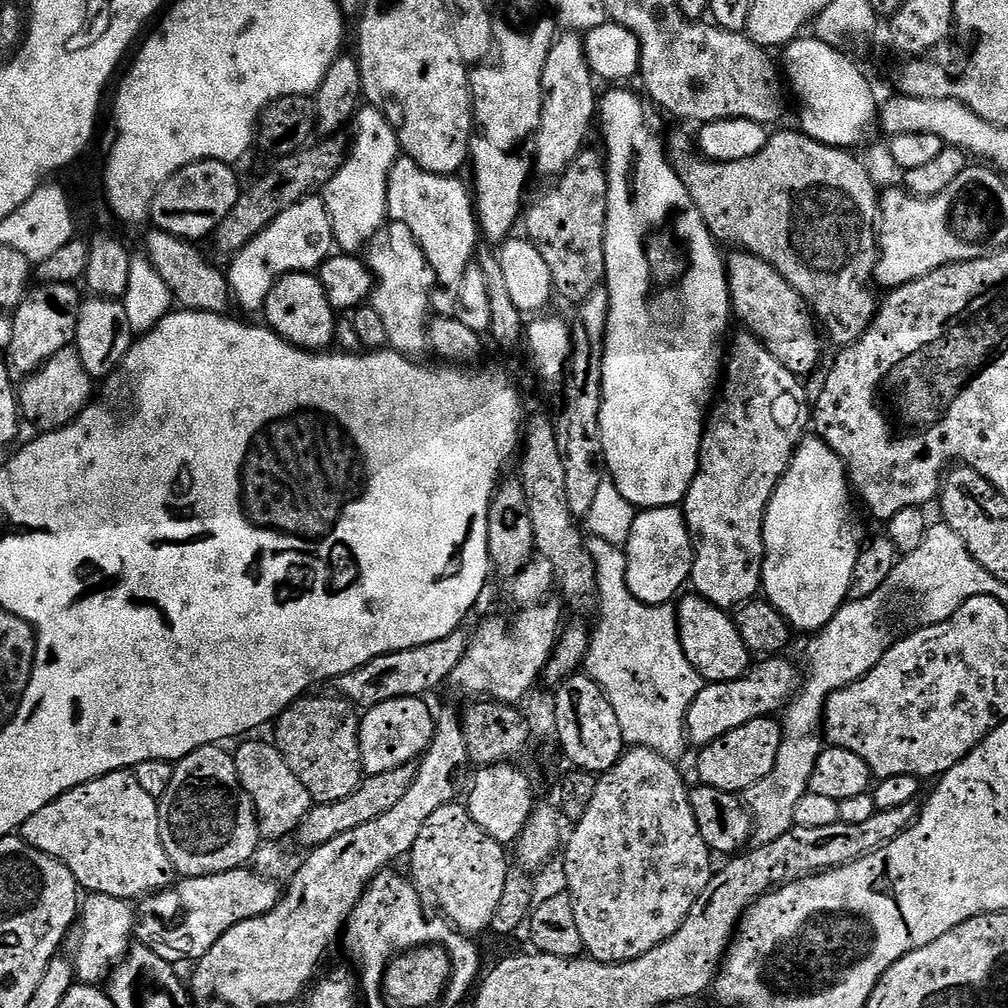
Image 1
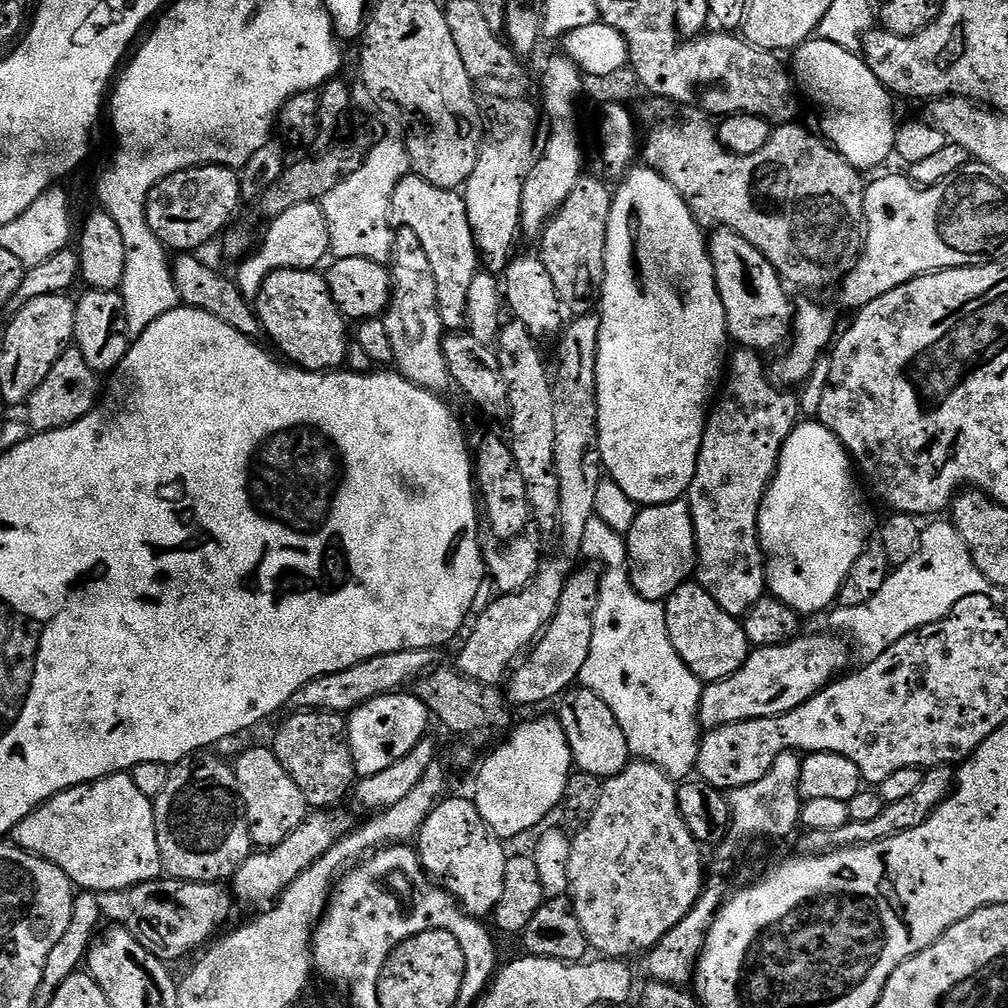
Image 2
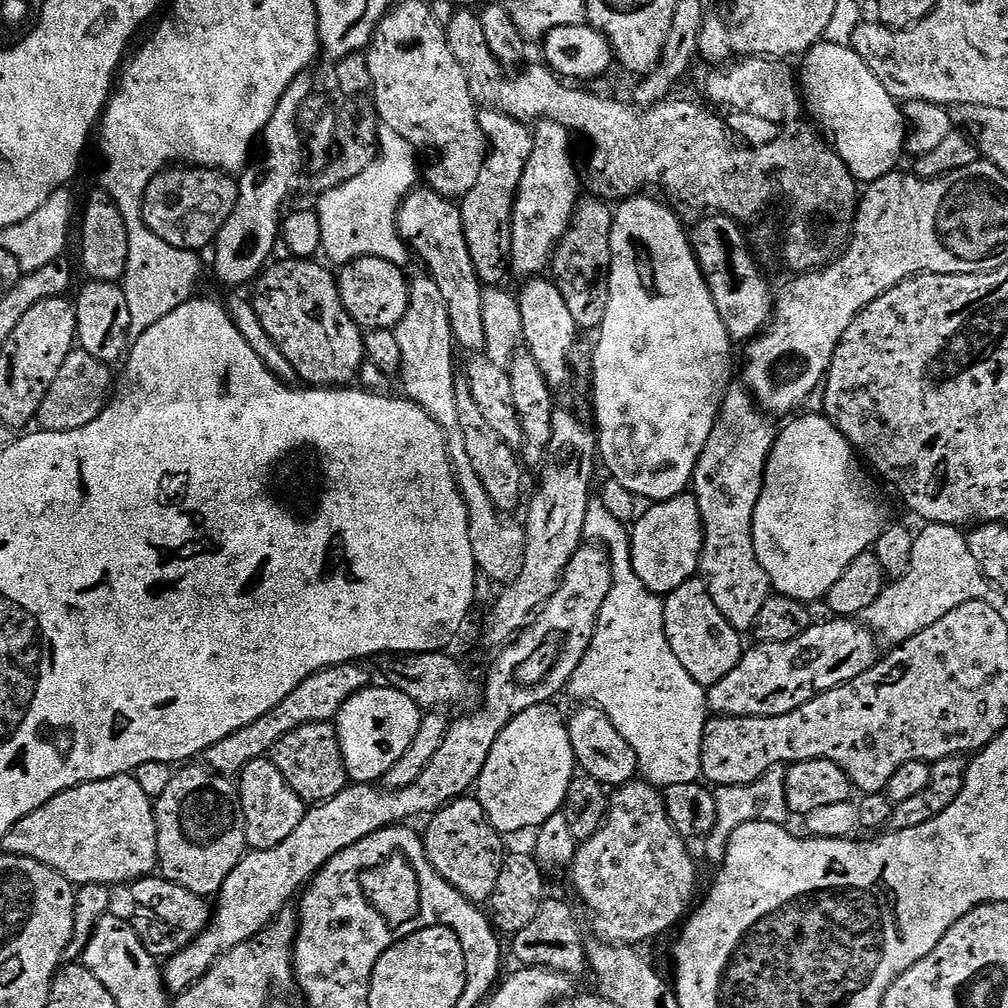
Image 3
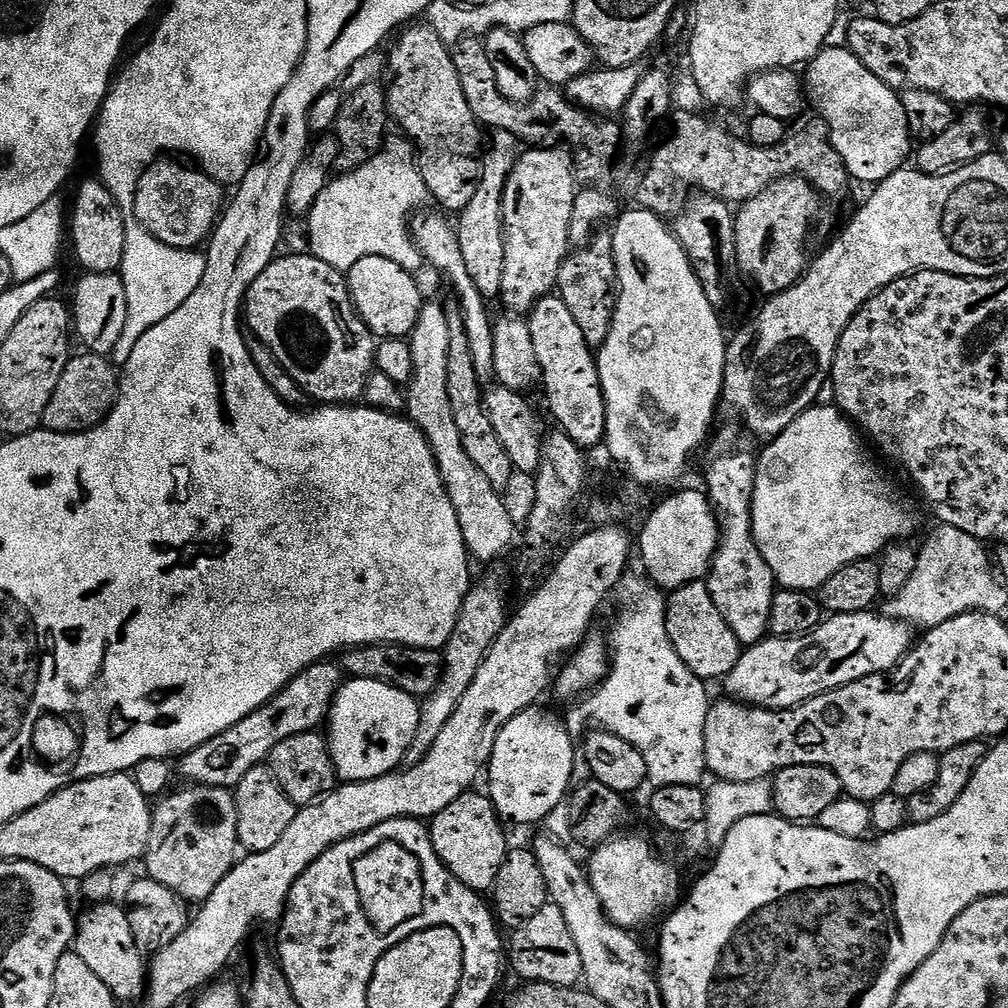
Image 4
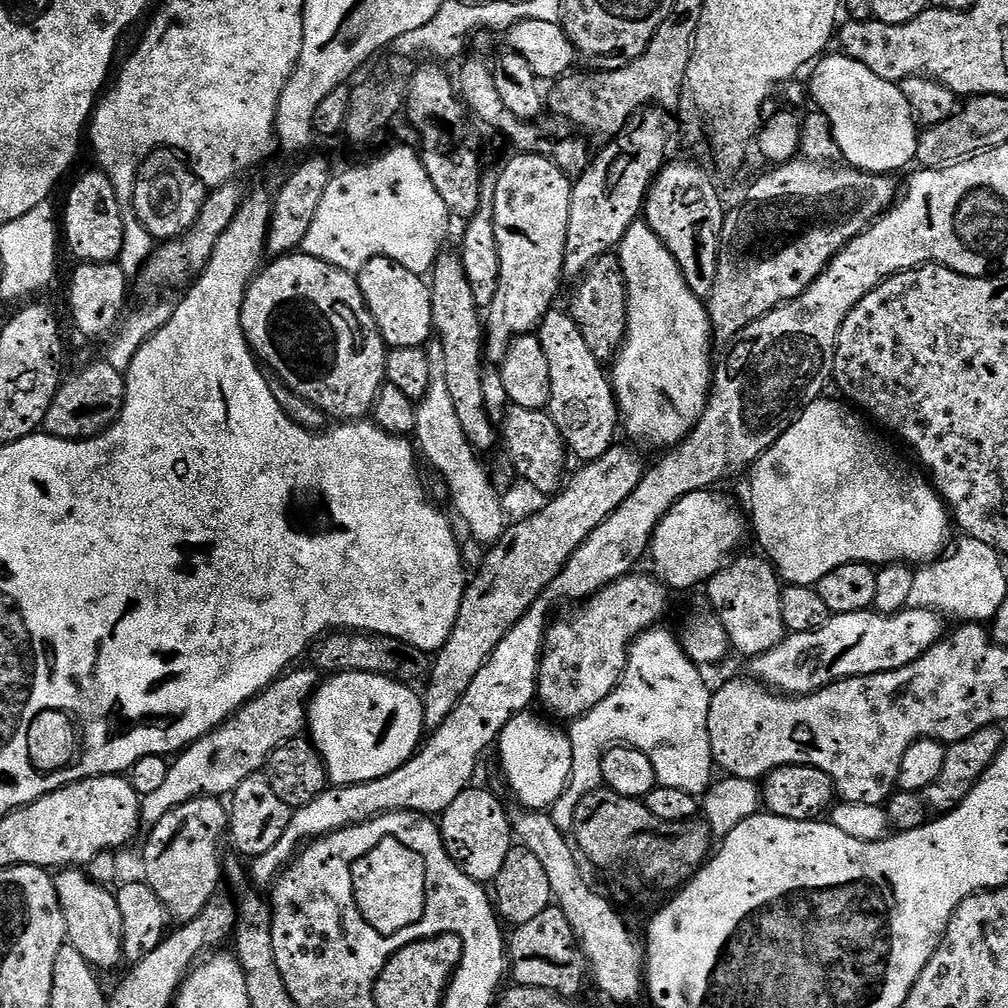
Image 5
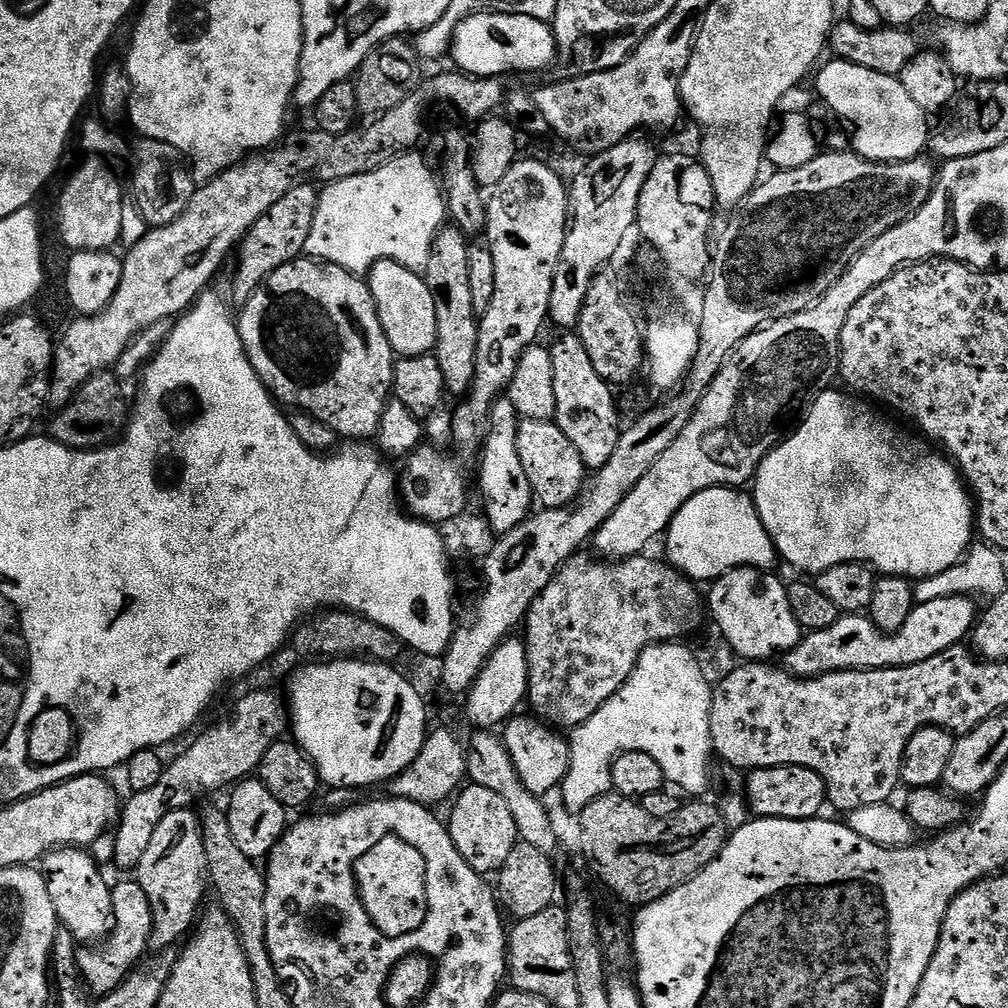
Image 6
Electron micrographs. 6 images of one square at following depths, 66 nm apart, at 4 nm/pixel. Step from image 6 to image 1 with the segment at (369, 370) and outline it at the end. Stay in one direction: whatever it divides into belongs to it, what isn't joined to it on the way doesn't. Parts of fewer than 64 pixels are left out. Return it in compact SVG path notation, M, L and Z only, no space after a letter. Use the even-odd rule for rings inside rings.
M294 272L281 276L269 292L262 309L267 327L277 332L293 348L302 348L313 354L333 347L336 339L338 312L327 300L319 275L312 272Z

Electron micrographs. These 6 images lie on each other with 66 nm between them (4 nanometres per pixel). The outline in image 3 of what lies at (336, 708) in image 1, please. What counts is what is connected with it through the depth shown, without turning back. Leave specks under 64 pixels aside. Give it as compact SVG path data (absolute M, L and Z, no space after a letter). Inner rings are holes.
M310 722L306 726L290 730L290 734L278 738L270 758L274 766L282 770L282 776L286 778L286 782L290 782L290 788L308 806L334 798L350 783L336 725L332 722Z

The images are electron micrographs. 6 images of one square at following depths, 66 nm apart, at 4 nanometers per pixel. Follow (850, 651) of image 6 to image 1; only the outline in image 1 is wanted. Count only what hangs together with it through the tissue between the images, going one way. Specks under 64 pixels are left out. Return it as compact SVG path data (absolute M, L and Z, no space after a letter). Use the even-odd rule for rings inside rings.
M764 658L755 666L748 669L744 676L732 681L718 681L716 683L705 683L701 687L698 698L694 698L694 702L688 711L688 743L692 746L703 746L714 742L719 736L730 734L730 730L738 730L738 726L742 726L751 720L757 720L763 716L771 717L773 714L779 713L791 701L792 697L800 691L802 687L802 672L795 668L788 660L780 660L784 658Z

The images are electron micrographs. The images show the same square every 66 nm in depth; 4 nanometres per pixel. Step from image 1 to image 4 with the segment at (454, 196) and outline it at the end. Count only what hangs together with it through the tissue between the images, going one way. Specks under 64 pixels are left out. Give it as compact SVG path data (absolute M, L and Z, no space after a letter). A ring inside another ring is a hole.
M421 211L413 215L410 221L412 239L415 240L420 253L424 255L427 267L437 268L456 287L456 292L460 295L458 303L464 309L466 334L470 338L470 358L474 358L474 370L478 374L478 382L481 386L495 385L497 378L494 370L494 330L492 329L494 316L488 313L489 301L484 300L482 294L478 294L478 286L474 286L470 273L466 270L466 261L462 258L462 246L458 246L455 223L443 211L435 211Z

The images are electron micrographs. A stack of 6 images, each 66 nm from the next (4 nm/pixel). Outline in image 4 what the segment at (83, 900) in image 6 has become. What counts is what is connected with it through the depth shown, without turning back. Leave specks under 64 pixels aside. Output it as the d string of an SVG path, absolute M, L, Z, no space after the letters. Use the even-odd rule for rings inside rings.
M115 902L93 903L84 917L80 916L76 936L74 939L74 950L102 982L116 997L117 1001L132 1000L136 995L143 993L146 988L146 956L136 944L128 912L123 907L119 908Z

